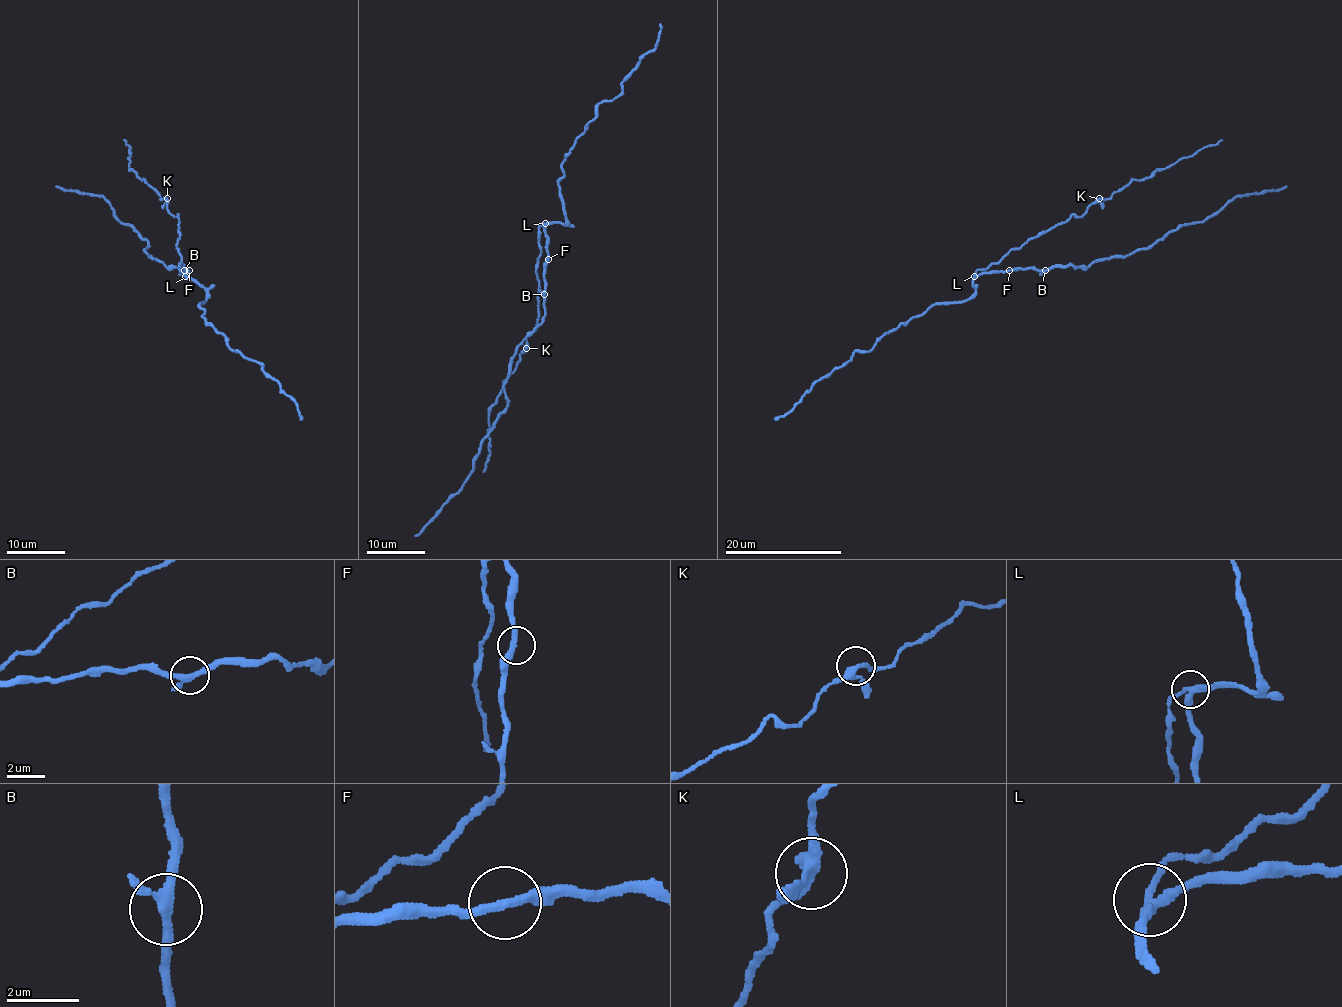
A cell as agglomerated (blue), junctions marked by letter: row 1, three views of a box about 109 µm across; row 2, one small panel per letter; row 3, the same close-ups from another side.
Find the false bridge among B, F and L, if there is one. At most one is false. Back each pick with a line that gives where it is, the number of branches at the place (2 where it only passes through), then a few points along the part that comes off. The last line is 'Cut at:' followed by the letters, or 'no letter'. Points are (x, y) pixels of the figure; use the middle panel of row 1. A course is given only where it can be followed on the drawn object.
L: at (545, 223); 3 branches meet; foreign part runs (545, 224), (539, 227), (537, 260), (538, 325), (490, 407), (490, 457), (482, 471)
Cut at: L

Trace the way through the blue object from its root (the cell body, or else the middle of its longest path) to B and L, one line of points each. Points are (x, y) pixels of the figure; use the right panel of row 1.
B: (1009, 271), (1018, 269), (1045, 270)
L: (1009, 271), (985, 271), (974, 276)

